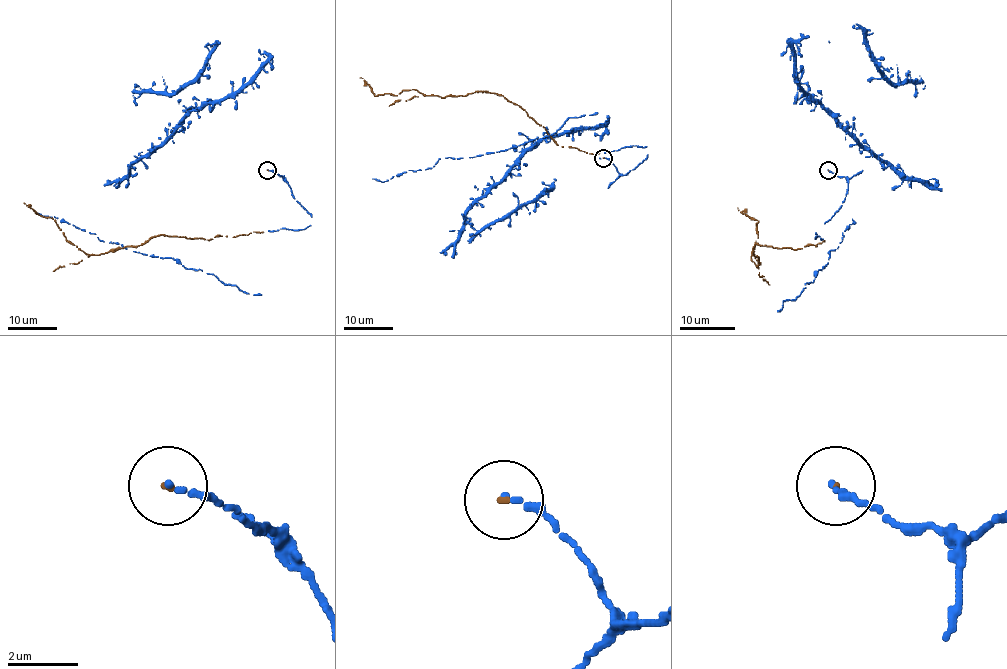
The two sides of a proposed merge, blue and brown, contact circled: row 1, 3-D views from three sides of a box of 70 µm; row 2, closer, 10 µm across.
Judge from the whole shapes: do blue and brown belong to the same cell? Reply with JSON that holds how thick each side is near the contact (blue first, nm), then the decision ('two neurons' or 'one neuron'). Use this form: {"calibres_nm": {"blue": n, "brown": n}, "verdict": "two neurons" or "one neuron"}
{"calibres_nm": {"blue": 170, "brown": 100}, "verdict": "one neuron"}

